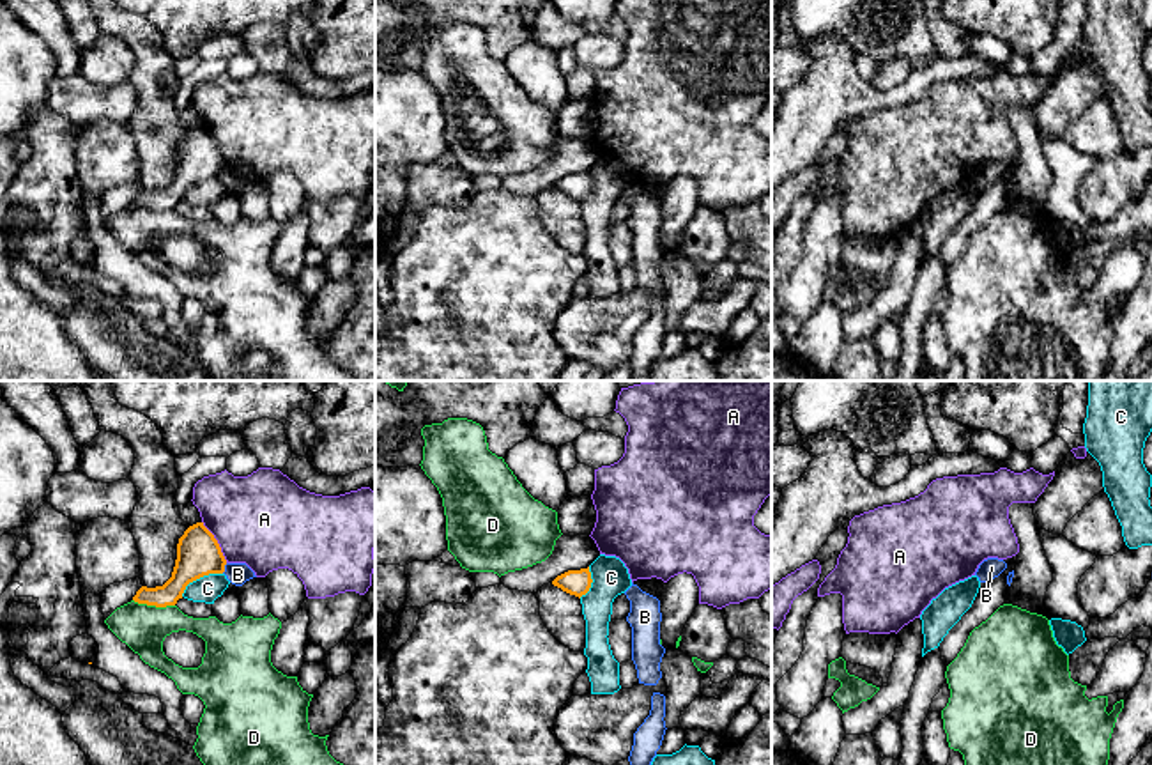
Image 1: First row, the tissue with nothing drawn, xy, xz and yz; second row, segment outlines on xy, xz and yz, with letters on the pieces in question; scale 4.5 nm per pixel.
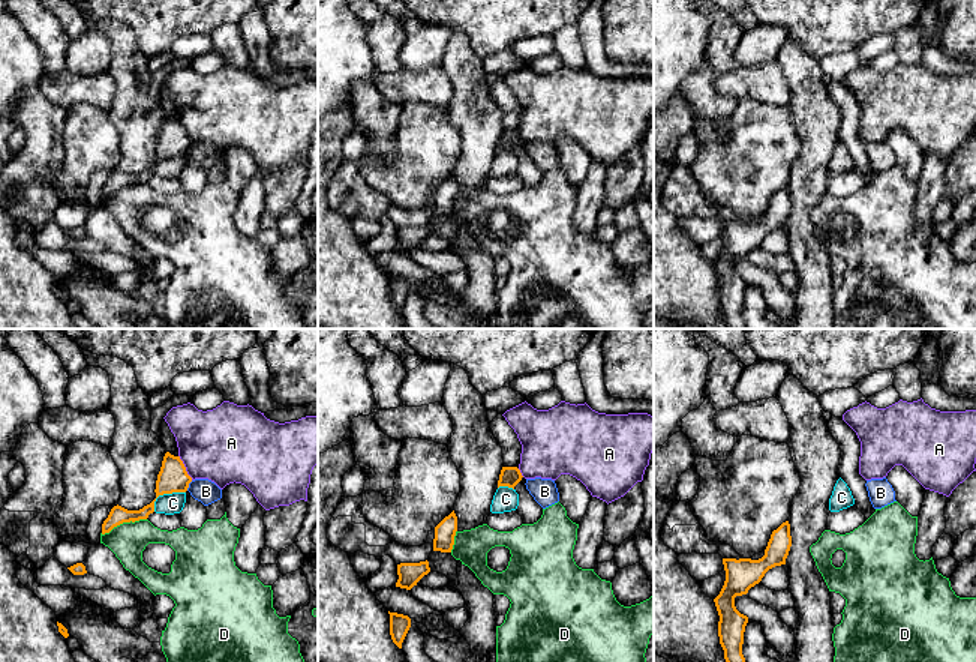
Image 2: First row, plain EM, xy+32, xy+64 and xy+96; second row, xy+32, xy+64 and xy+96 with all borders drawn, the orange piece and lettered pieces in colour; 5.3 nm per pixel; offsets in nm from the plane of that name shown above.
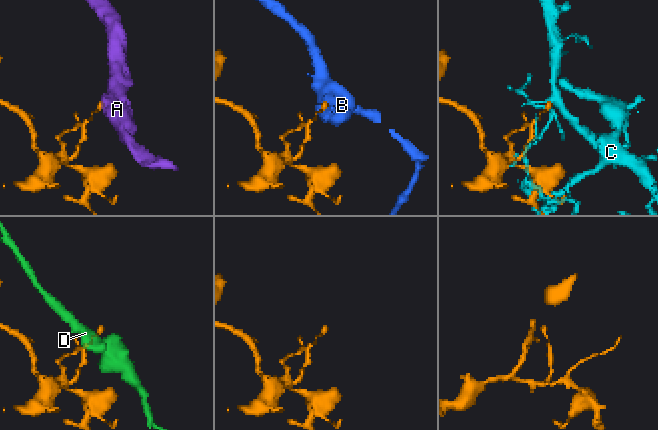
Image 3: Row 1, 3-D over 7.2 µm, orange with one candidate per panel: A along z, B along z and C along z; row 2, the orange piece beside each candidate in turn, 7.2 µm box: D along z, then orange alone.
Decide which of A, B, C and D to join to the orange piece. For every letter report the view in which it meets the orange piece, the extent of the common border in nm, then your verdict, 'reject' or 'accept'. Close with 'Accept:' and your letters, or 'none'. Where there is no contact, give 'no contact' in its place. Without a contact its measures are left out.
A: contact in xy; length 220 nm; reject
B: contact in xy; length 50 nm; reject
C: contact in xy; length 220 nm; reject
D: contact in xy; length 190 nm; reject
Accept: none

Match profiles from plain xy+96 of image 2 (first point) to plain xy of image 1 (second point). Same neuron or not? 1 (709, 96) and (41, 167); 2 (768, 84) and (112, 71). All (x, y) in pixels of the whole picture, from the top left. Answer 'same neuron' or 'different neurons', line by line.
1: same neuron
2: different neurons

